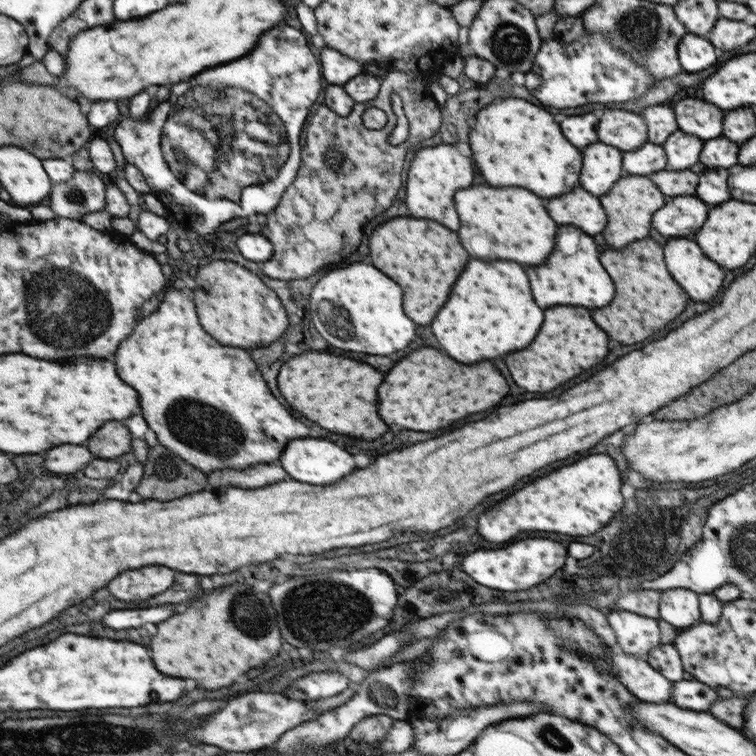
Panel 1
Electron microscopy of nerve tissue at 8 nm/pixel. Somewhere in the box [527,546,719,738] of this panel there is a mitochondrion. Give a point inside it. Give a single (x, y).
(587, 656)

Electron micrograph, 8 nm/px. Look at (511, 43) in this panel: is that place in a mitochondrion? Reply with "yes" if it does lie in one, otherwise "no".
yes

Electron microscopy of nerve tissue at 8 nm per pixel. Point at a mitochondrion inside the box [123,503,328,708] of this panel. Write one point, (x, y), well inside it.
(250, 615)

